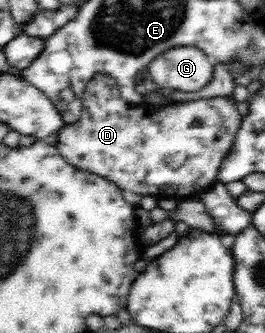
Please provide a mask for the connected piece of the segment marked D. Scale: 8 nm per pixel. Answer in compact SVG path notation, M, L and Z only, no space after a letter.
M106 74L95 75L85 85L80 118L66 124L55 138L60 157L80 171L88 171L106 178L124 191L138 195L153 195L157 200L179 199L196 196L216 183L216 176L224 157L227 156L242 116L234 107L234 99L212 97L170 104L127 104L120 96L114 78Z

